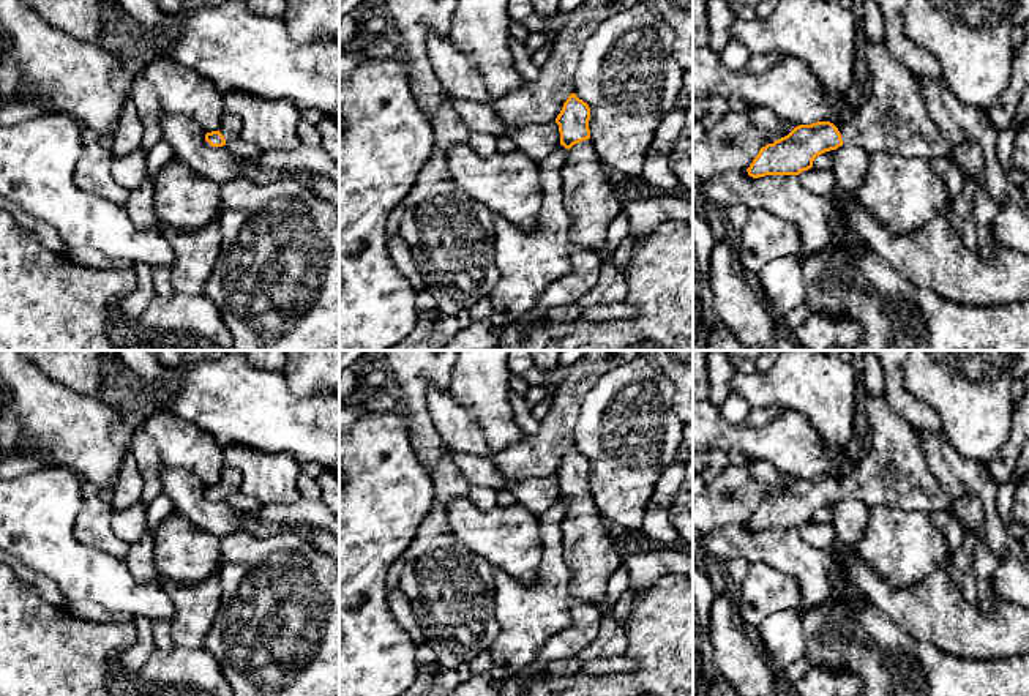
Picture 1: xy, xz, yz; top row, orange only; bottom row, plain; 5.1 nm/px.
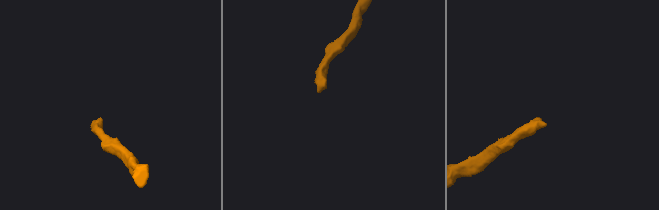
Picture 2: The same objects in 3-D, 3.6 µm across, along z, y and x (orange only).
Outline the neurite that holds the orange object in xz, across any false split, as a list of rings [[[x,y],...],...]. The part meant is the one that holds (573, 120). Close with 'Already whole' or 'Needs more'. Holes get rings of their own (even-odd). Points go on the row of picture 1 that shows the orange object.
[[[571,93],[556,118],[560,145],[568,150],[560,169],[562,194],[571,218],[571,246],[601,254],[608,227],[623,205],[606,180],[604,166],[590,140],[589,120],[589,104]]]. Needs more

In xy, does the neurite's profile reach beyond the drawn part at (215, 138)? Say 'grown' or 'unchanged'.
grown

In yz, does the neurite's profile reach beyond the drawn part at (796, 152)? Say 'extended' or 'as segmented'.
extended

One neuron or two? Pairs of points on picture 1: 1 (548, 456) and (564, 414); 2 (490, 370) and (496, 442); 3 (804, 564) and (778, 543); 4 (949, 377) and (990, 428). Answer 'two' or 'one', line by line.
1: one
2: one
3: one
4: one

